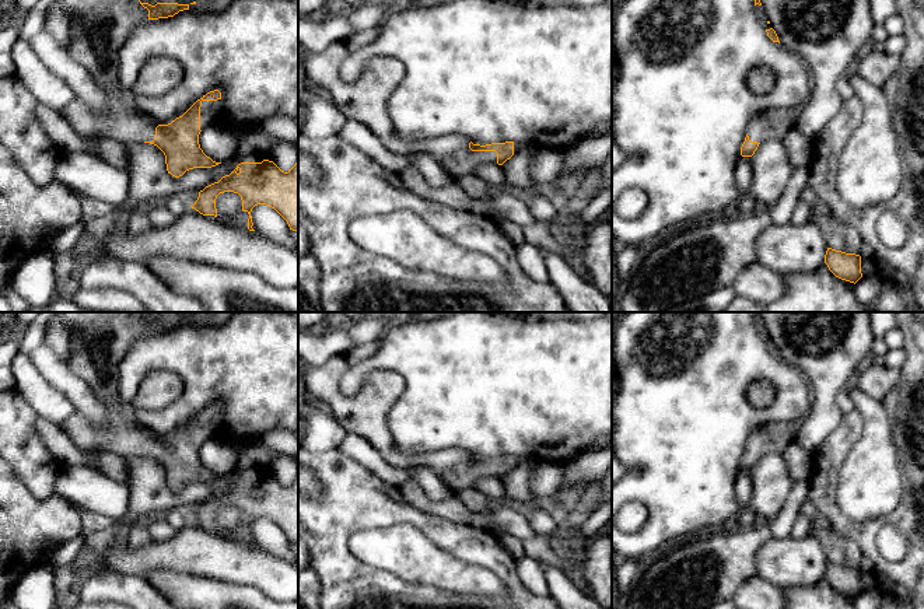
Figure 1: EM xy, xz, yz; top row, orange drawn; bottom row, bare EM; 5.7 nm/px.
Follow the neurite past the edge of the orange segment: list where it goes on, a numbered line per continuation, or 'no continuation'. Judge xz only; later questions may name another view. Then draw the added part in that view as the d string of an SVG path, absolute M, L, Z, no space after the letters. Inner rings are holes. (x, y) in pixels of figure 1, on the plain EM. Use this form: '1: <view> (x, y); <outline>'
1: xz (363, 415); M342 354L321 367L311 367L298 357L298 374L305 381L305 391L326 403L347 433L370 441L391 466L426 466L435 472L452 493L476 487L482 477L497 477L496 465L472 465L470 455L463 449L447 448L414 455L398 451L385 417L405 388L402 377L375 371L358 393L349 396L340 391L340 379L349 367Z

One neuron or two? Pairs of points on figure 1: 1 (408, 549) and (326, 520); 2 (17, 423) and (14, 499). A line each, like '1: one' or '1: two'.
1: two
2: two

